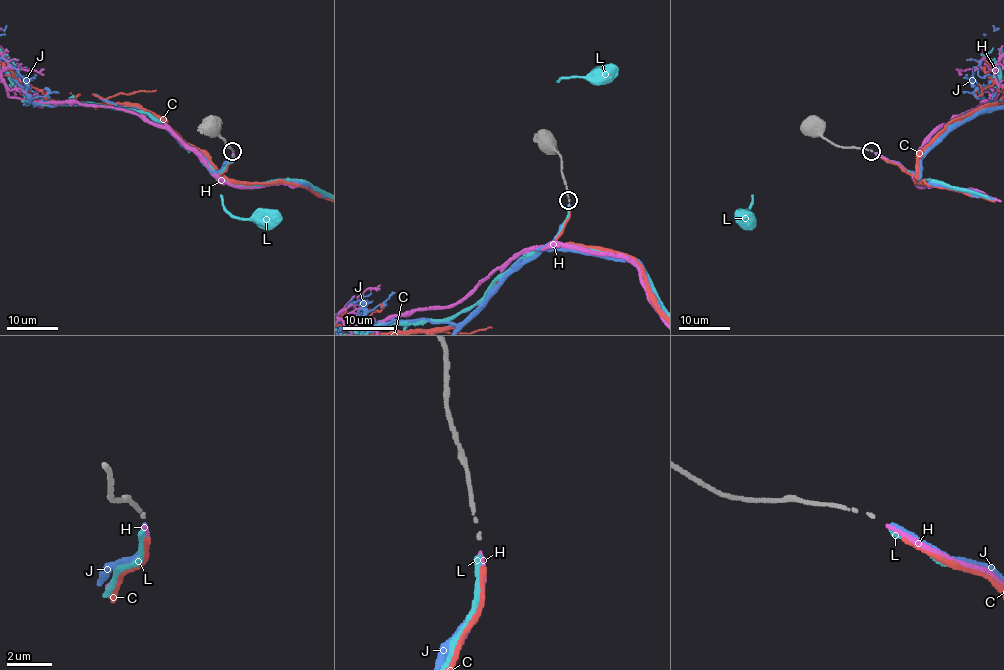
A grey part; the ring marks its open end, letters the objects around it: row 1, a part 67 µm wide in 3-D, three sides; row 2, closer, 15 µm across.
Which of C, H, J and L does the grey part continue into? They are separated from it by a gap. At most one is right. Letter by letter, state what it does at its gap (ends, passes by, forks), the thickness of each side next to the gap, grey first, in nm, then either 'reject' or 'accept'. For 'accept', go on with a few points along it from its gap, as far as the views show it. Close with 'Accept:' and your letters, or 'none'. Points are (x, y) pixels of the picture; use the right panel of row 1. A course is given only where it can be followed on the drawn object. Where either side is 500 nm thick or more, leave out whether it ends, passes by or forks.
C: it ends | 130/200 nm | reject
H: it ends | 130/170 nm | reject
J: it ends | 130/170 nm | accept
L: it ends | 130/260 nm | reject
Accept: J

